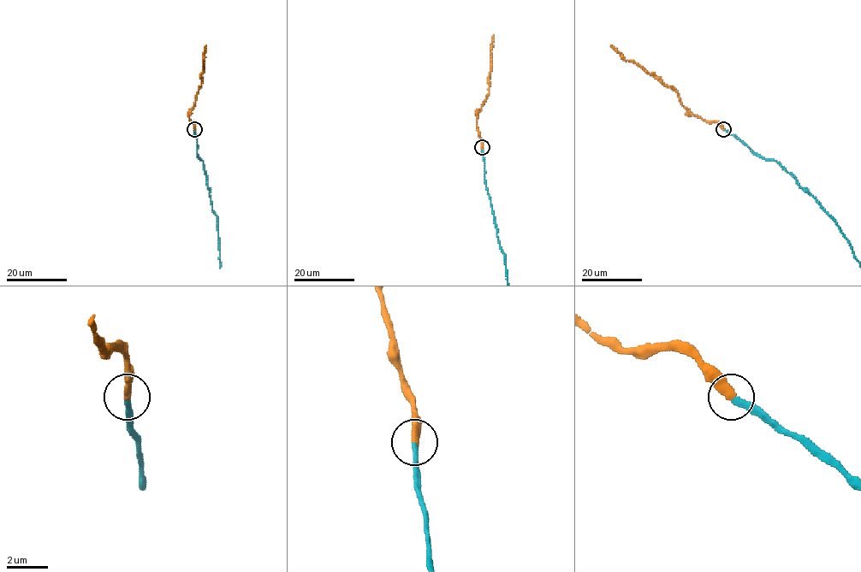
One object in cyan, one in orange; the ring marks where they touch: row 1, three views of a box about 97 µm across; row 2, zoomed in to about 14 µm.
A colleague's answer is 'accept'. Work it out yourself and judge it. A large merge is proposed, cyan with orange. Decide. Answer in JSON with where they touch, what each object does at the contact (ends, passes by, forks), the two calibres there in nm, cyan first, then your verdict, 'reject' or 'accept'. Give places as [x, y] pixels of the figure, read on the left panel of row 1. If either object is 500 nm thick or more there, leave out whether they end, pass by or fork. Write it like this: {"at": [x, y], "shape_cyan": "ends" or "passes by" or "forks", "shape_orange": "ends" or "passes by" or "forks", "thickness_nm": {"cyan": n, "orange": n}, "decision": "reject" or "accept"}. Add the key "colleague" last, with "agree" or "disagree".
{"at": [194, 129], "shape_cyan": "ends", "shape_orange": "ends", "thickness_nm": {"cyan": 260, "orange": 380}, "decision": "accept", "colleague": "agree"}

